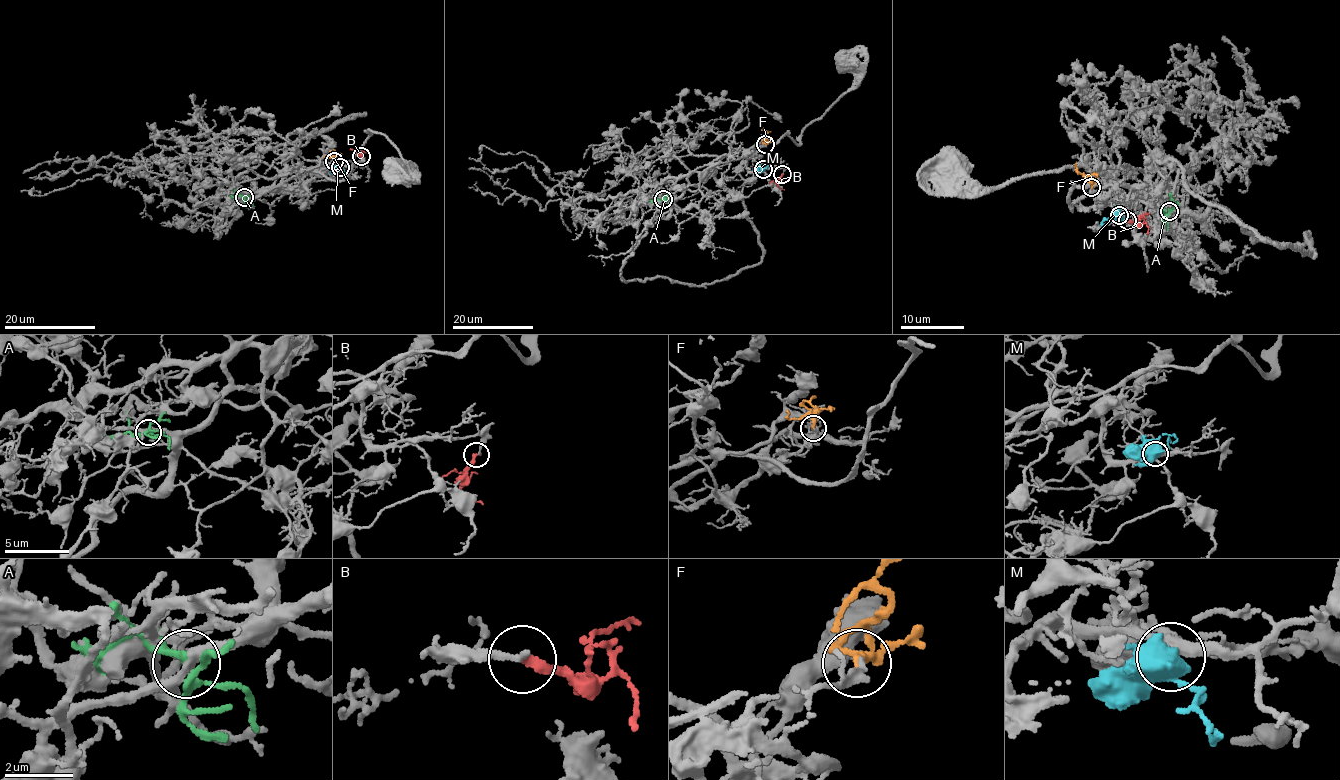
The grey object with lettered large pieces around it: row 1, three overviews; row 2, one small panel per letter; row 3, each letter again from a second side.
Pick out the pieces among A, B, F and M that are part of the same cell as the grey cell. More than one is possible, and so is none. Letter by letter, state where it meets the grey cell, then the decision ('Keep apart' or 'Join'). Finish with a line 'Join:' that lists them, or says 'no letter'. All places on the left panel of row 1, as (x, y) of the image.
A: Touches grey at (244, 197). Keep apart
B: Touches grey at (361, 156). Join
F: Touches grey at (334, 161). Keep apart
M: Touches grey at (340, 167). Join
Join: B, M

